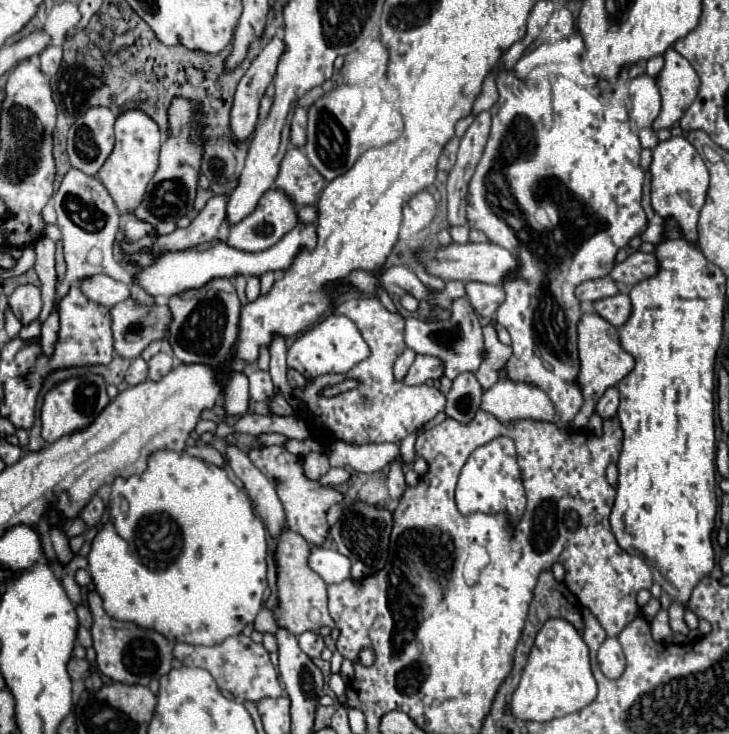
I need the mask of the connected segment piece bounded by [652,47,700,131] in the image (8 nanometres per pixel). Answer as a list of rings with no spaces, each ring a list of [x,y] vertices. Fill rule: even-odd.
[[[670,47],[664,53],[664,67],[656,77],[656,85],[660,89],[662,109],[652,123],[652,129],[670,129],[680,121],[680,117],[696,99],[700,77],[694,67],[680,53],[676,53],[674,47]]]

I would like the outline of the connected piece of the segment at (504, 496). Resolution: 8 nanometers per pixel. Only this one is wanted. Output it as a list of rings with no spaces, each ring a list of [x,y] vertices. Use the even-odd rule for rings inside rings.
[[[496,437],[490,443],[472,451],[472,455],[468,457],[458,477],[456,507],[462,515],[506,513],[508,525],[516,527],[516,523],[520,521],[526,509],[526,495],[524,495],[524,487],[520,479],[520,469],[516,463],[516,447],[512,439]]]

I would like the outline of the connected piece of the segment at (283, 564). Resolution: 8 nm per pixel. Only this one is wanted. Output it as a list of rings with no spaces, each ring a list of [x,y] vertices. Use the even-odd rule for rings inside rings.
[[[286,529],[276,545],[276,565],[278,565],[278,605],[274,607],[274,617],[280,627],[286,627],[290,633],[300,635],[304,631],[318,631],[322,625],[331,628],[331,637],[338,639],[339,629],[330,615],[328,615],[328,595],[326,595],[326,583],[318,573],[314,573],[308,567],[308,555],[310,555],[310,543],[302,539],[302,535]],[[310,609],[316,609],[320,613],[318,621],[310,619]]]

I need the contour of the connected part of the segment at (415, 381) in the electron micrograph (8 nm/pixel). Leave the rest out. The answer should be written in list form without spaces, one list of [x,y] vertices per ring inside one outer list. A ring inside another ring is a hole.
[[[416,355],[416,361],[410,365],[404,383],[406,385],[422,385],[428,379],[440,379],[442,377],[442,361],[434,359],[430,355]]]

